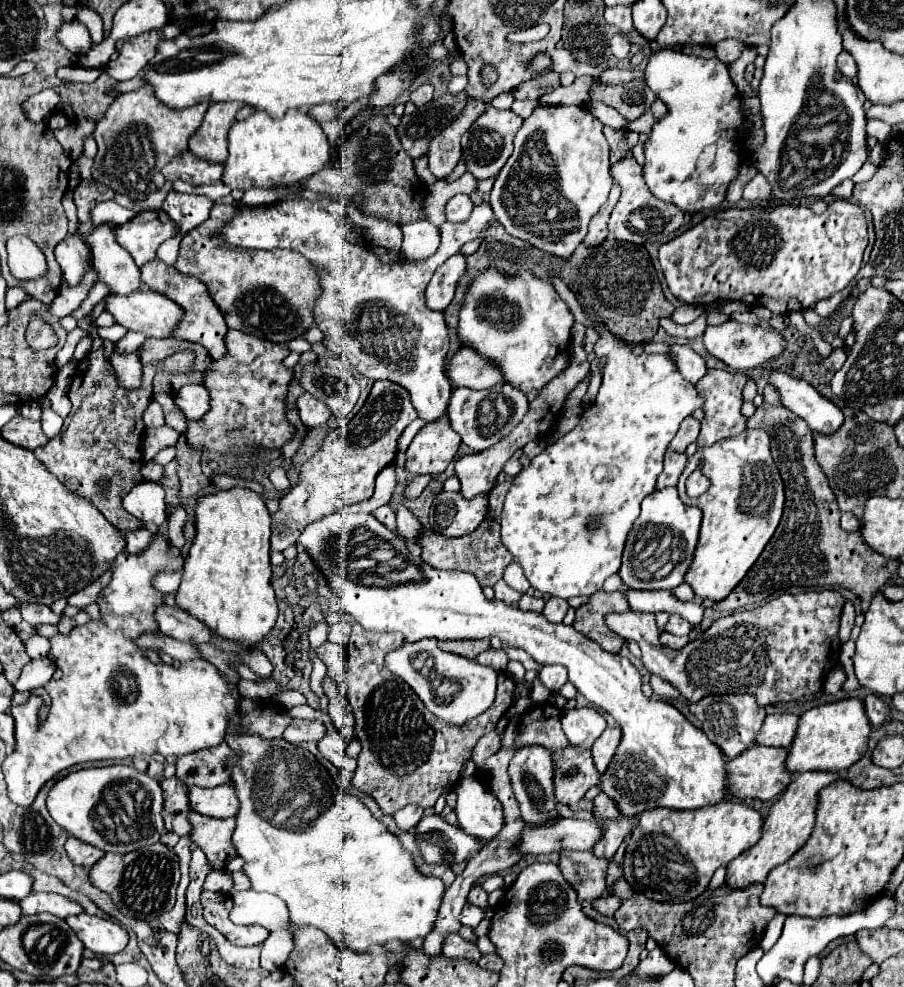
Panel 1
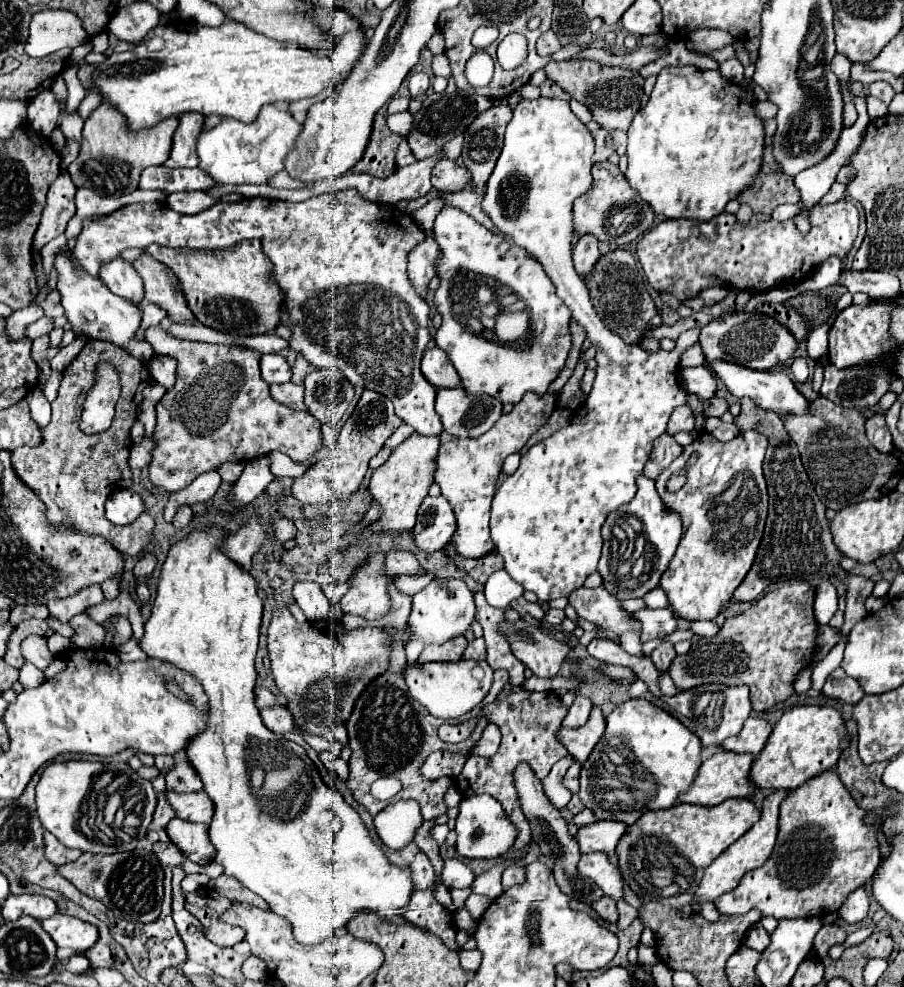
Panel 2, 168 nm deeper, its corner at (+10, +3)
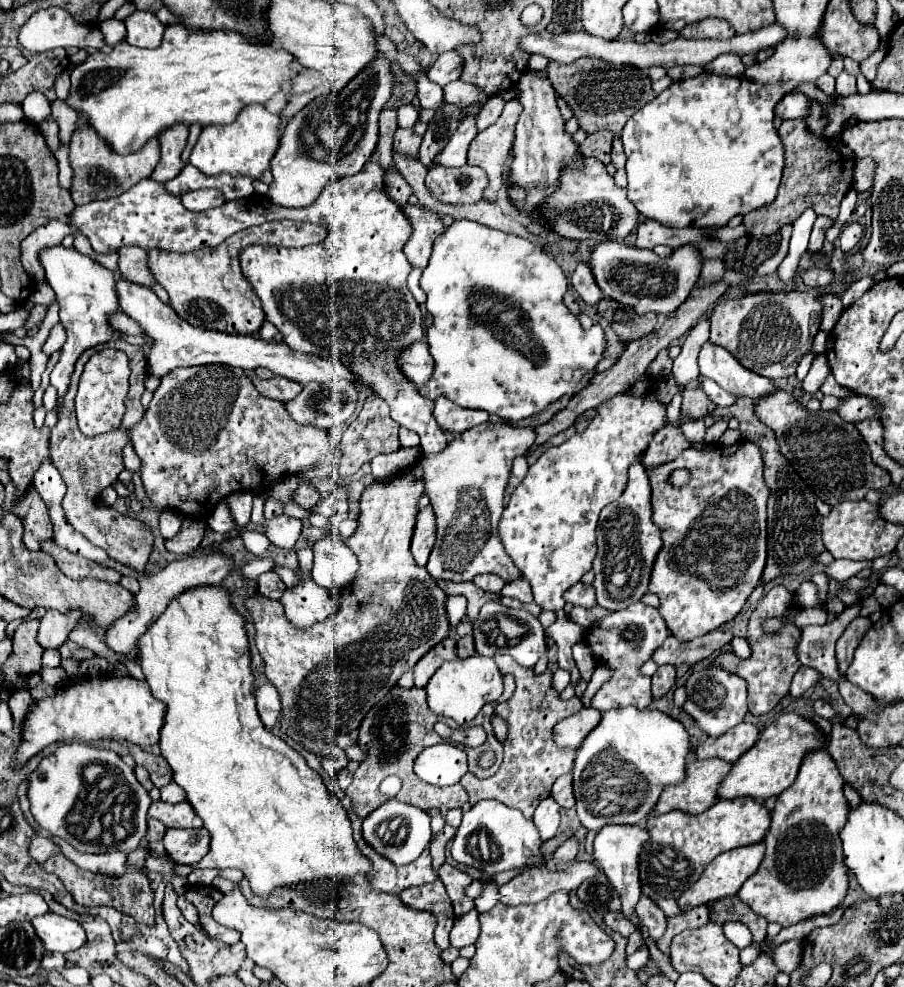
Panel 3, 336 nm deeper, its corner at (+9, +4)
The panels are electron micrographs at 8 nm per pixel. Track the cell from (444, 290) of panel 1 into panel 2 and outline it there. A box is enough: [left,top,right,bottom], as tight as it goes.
[408,230,438,296]

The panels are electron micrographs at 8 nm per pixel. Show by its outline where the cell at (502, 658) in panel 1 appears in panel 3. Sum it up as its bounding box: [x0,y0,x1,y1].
[457,637,477,659]

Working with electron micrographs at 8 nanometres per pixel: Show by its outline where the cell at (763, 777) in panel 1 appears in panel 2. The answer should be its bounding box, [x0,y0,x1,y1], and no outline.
[678,752,754,806]

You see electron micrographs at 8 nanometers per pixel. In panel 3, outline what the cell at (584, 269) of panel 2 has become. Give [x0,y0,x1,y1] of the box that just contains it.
[571,261,603,305]

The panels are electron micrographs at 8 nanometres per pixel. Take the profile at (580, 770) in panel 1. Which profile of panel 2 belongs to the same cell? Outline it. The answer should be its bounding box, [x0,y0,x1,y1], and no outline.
[564,762,580,794]

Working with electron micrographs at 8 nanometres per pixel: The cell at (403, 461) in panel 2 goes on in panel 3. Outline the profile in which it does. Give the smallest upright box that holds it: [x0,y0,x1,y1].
[245,477,449,760]

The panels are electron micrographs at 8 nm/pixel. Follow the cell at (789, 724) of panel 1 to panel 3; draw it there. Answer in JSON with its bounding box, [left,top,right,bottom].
[695,723,761,761]

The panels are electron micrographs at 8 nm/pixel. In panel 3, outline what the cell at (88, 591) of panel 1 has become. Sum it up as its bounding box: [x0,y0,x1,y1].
[39,611,79,649]

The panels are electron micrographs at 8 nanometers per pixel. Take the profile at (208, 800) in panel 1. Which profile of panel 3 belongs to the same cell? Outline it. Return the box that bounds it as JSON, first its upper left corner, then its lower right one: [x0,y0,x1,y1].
[149,799,203,827]

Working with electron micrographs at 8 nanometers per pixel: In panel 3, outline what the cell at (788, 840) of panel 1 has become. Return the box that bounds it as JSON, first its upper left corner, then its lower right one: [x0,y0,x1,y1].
[677,843,765,911]

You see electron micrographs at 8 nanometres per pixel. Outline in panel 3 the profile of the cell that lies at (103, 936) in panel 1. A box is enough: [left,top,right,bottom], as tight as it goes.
[31,911,87,953]

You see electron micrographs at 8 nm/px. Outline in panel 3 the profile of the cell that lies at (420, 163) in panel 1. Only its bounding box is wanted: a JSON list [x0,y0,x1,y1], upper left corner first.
[393,127,421,157]

